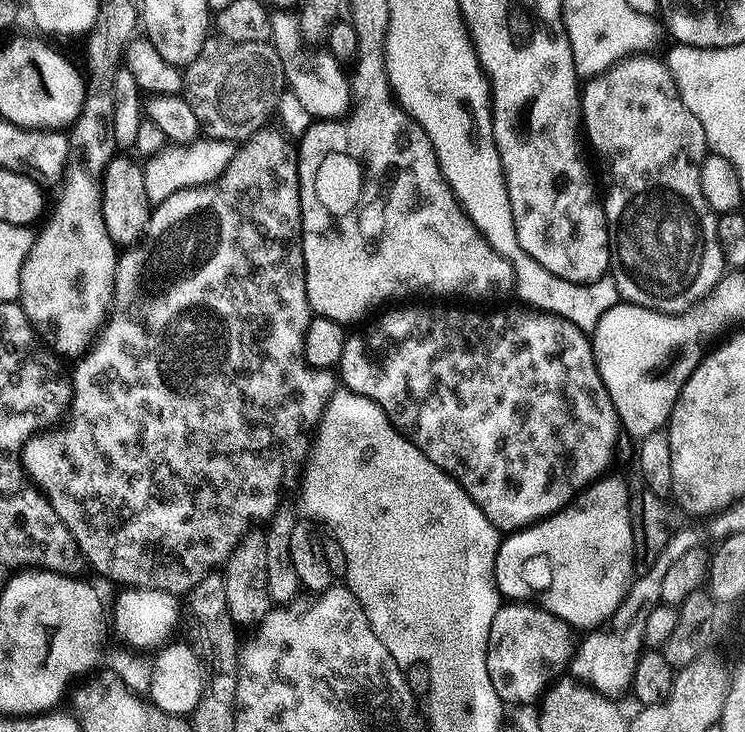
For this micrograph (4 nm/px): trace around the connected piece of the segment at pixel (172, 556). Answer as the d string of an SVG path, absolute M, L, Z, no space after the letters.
M271 126L259 128L253 136L248 137L233 151L232 161L228 163L226 170L218 179L211 180L210 183L203 184L197 188L178 190L174 194L170 194L170 198L166 198L161 204L155 205L151 209L148 225L144 228L143 236L140 237L137 243L119 253L116 262L116 273L114 274L114 290L112 291L110 315L92 348L75 361L76 373L71 373L70 376L72 381L72 407L70 409L70 417L66 422L68 429L65 432L48 430L37 434L24 446L22 459L25 471L32 482L47 497L50 504L54 506L54 512L58 514L58 518L62 518L62 522L70 530L70 534L76 540L76 545L80 547L80 555L84 557L87 565L93 568L98 575L105 576L106 579L113 580L116 584L124 584L122 586L127 586L128 588L162 590L163 592L168 592L171 596L180 598L198 582L202 582L202 578L206 578L209 572L219 569L234 550L234 546L238 546L240 539L253 527L252 520L267 521L269 517L275 514L276 509L281 506L280 486L284 482L284 463L288 460L288 452L292 456L298 455L299 452L300 455L307 453L310 447L310 437L319 423L320 415L324 412L324 407L328 404L329 397L332 396L338 387L337 377L329 369L311 368L304 357L306 326L312 321L314 313L308 306L306 282L304 281L304 251L300 241L302 238L302 210L300 209L300 179L298 178L297 155L298 152L294 147L293 141L283 131L277 130L275 132Z

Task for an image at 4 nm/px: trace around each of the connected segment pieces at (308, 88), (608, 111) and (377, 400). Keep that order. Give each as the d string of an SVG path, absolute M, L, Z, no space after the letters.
M288 14L281 20L277 19L274 24L274 43L276 53L280 59L283 79L286 81L287 87L294 94L294 98L298 98L298 102L302 102L302 110L306 110L306 114L310 118L316 120L338 120L348 115L352 102L352 94L350 91L350 80L342 69L341 61L337 60L331 52L327 50L316 50L311 56L308 52L300 52L302 42L294 27L294 20L288 17Z
M650 54L627 57L620 63L612 65L608 71L591 77L583 85L580 97L582 132L587 143L588 140L592 143L593 150L600 155L600 160L604 163L605 170L608 171L608 193L603 193L602 196L604 217L608 223L608 267L612 281L620 292L621 301L637 304L643 308L655 308L658 312L684 312L719 282L720 277L726 271L726 265L716 233L717 213L713 212L711 206L706 202L700 186L700 163L704 161L705 155L709 151L706 134L702 130L702 124L698 122L698 118L694 118L694 114L690 114L690 110L686 110L667 63L663 59L654 59L656 58Z
M408 304L405 308L381 311L381 316L361 336L349 335L345 339L338 376L343 387L349 388L354 394L370 398L401 435L411 440L418 451L426 454L426 458L430 458L434 466L457 480L462 490L466 490L468 497L501 533L511 534L529 524L538 523L545 516L552 516L572 503L588 485L601 479L607 473L604 471L612 464L616 443L622 437L622 425L610 402L610 394L606 394L606 386L602 386L602 378L594 362L592 342L585 329L574 326L574 322L555 316L552 312L541 312L531 306L500 308L497 312L475 312L472 309L475 307L464 307L468 308L435 308L432 304Z

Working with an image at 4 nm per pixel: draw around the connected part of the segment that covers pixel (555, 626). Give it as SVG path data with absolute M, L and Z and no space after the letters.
M504 602L494 622L486 650L486 670L498 698L505 705L539 701L557 678L565 675L573 657L574 640L569 624L536 602Z

